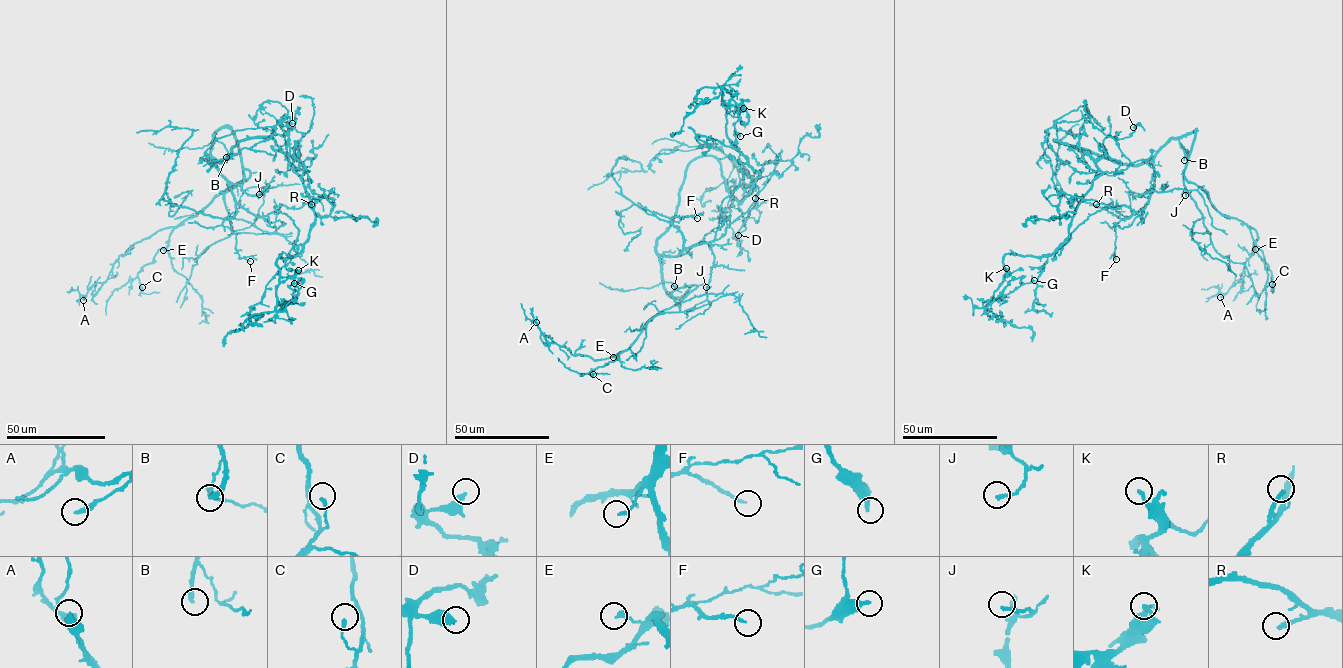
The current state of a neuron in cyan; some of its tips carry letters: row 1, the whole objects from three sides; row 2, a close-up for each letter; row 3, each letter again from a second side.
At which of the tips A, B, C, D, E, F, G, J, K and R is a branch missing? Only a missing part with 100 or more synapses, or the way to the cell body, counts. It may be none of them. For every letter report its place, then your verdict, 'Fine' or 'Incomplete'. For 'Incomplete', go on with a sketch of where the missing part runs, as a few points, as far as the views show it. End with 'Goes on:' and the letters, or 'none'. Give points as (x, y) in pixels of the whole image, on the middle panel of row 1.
A: Place: (536, 322). Fine
B: Place: (674, 286). Fine
C: Place: (593, 374). Fine
D: Place: (738, 235). Fine
E: Place: (613, 357). Fine
F: Place: (697, 218). Fine
G: Place: (740, 136). Fine
J: Place: (706, 287). Fine
K: Place: (743, 108). Fine
R: Place: (755, 198). Fine
Goes on: none

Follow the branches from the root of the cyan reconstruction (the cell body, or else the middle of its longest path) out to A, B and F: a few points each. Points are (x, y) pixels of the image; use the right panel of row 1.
A: (1154, 180), (1155, 154), (1171, 139), (1195, 131), (1185, 178), (1258, 237), (1243, 278), (1220, 297)
B: (1154, 180), (1155, 154), (1171, 139), (1178, 140), (1184, 160)
F: (1154, 180), (1149, 201), (1115, 226), (1116, 259)

